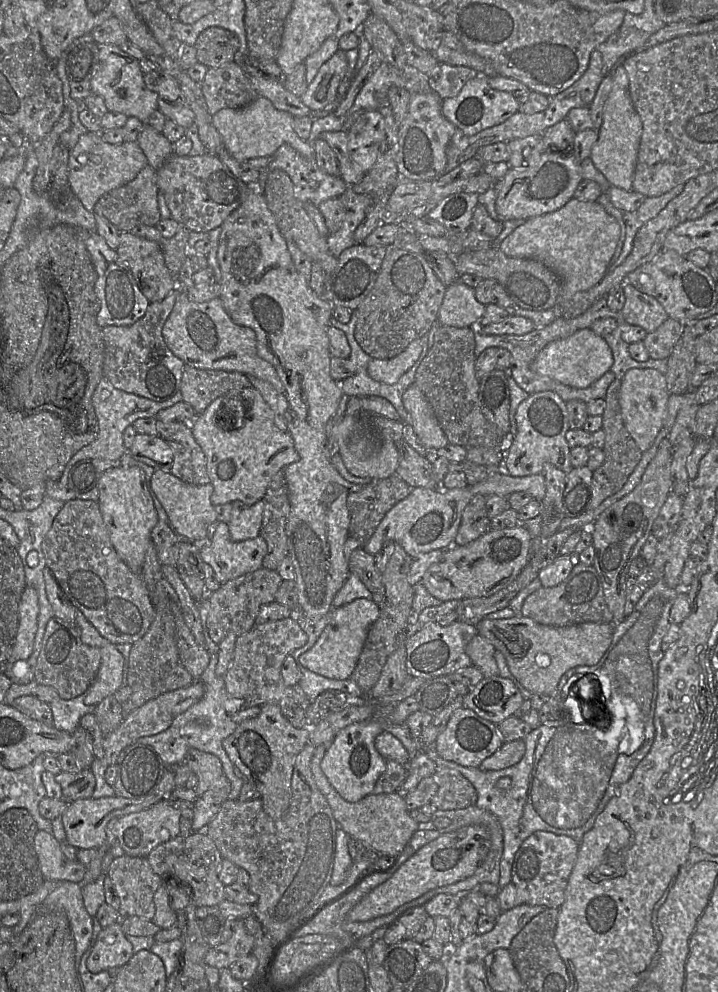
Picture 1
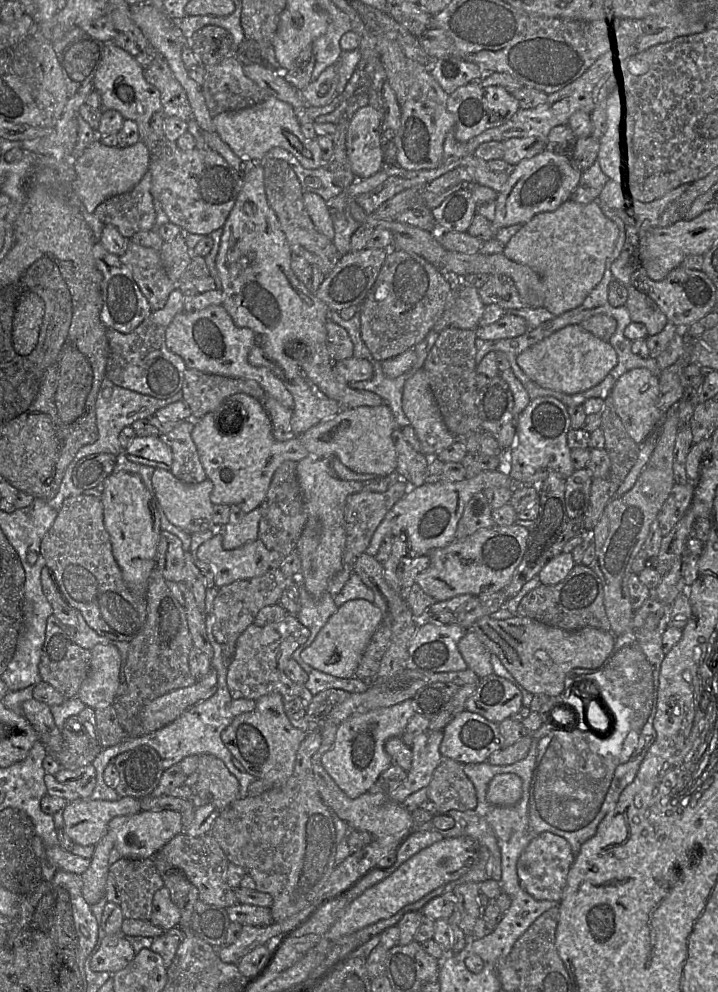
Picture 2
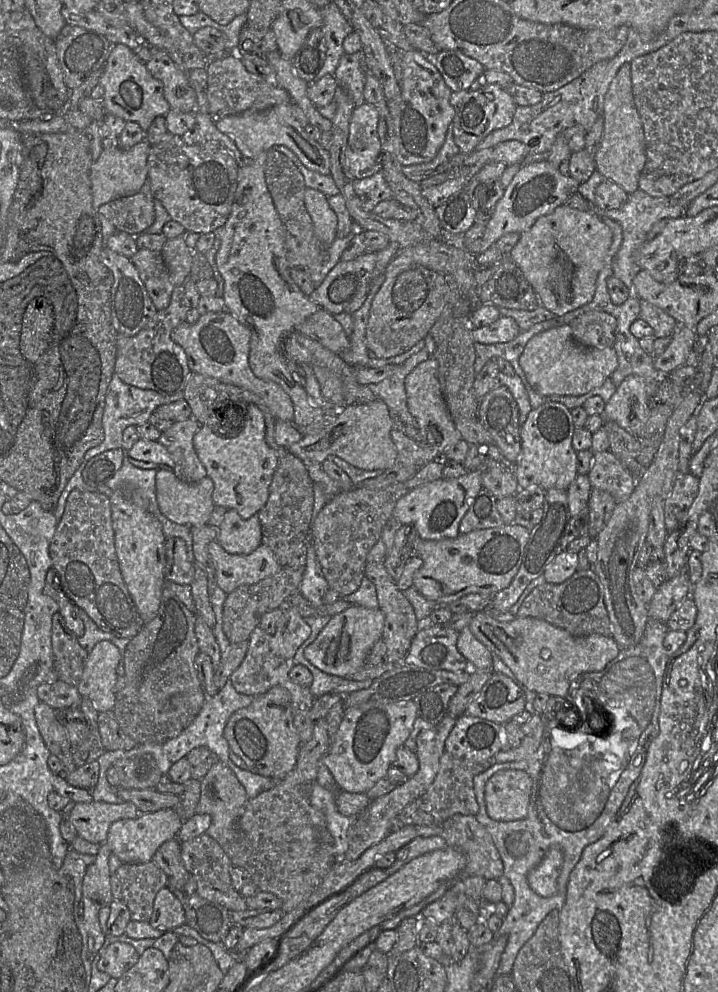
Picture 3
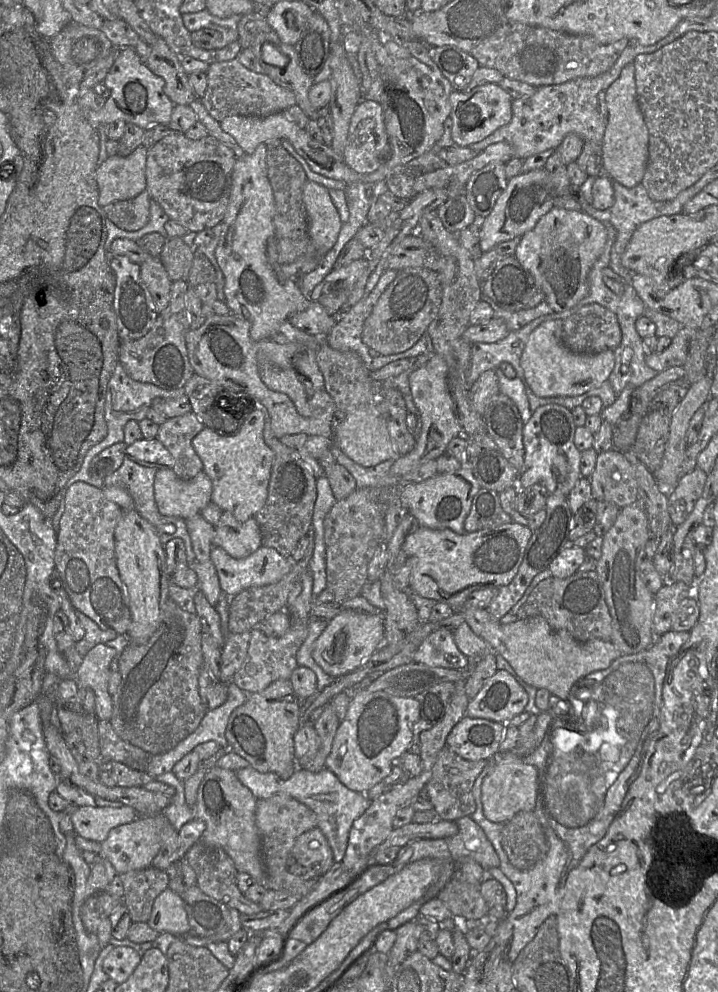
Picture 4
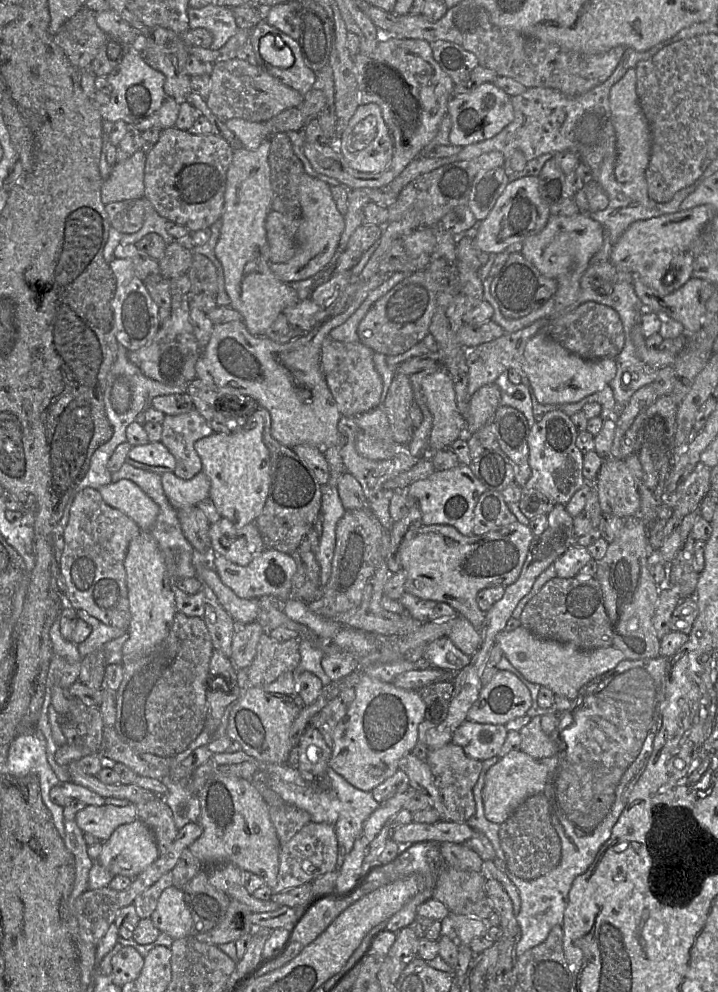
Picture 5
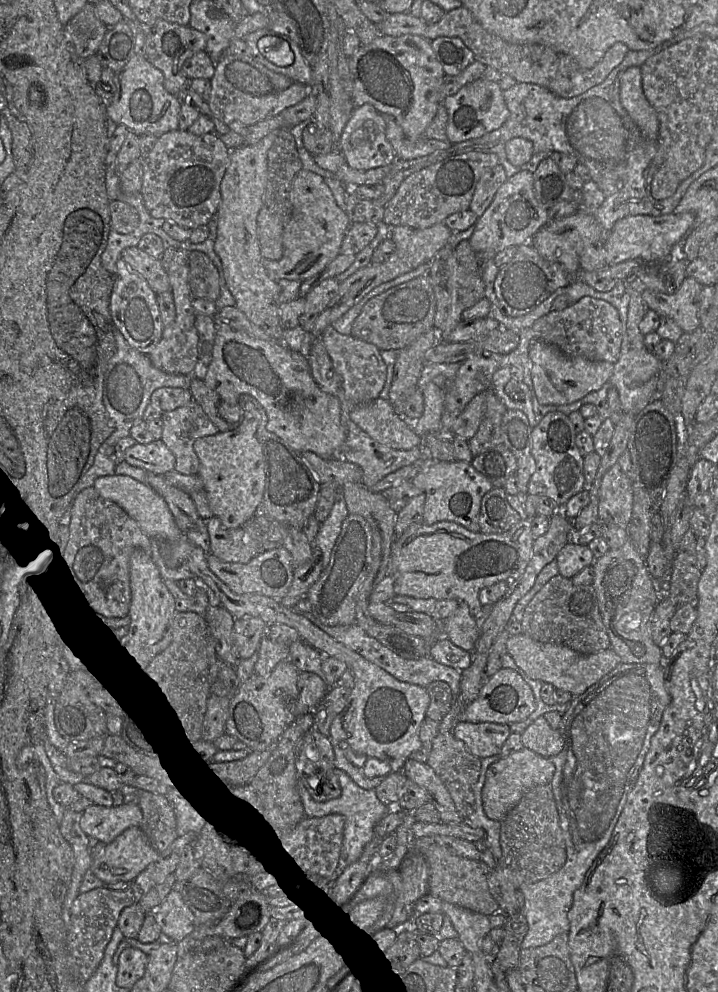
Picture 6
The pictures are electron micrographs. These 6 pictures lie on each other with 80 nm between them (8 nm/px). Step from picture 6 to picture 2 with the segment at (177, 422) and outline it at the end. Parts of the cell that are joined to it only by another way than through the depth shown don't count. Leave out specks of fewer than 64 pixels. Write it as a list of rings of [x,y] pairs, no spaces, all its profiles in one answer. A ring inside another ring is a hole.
[[[192,419],[181,421],[169,433],[159,435],[160,440],[172,451],[171,473],[188,484],[200,483],[207,479],[191,436],[194,421]]]

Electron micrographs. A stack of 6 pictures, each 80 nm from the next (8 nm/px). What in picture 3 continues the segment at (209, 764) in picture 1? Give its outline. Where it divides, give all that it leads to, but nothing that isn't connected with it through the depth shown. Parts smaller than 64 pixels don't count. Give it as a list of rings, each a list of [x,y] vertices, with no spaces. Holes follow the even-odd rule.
[[[217,760],[201,780],[200,799],[196,813],[209,814],[212,818],[207,834],[215,839],[220,846],[233,843],[239,838],[237,821],[241,816],[249,798],[246,790],[235,773],[223,762]]]

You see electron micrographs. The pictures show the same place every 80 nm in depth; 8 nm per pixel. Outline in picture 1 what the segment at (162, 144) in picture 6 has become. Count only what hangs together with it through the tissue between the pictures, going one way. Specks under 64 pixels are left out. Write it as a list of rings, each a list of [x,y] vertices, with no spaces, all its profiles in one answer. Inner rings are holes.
[[[213,153],[197,156],[172,154],[156,171],[157,185],[166,200],[171,218],[193,232],[210,232],[245,200],[249,185],[235,176]]]

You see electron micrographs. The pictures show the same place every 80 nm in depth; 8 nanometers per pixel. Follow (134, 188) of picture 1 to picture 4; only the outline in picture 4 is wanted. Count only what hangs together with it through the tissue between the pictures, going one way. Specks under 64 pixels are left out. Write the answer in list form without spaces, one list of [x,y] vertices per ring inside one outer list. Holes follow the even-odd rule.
[[[144,190],[132,199],[107,204],[103,210],[107,219],[118,228],[137,231],[149,221],[151,199],[149,192]]]

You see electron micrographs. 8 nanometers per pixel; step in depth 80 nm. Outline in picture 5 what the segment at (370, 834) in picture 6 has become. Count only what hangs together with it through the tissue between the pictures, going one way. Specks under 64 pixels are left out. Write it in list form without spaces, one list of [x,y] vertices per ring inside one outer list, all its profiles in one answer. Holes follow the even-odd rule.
[[[259,764],[259,770],[265,771],[269,786],[287,804],[307,811],[315,823],[328,823],[334,827],[338,841],[336,870],[340,871],[345,857],[362,833],[364,822],[379,806],[372,793],[354,787],[330,766],[327,770],[327,775],[331,780],[329,790],[322,790],[312,785],[301,776],[297,768],[289,764]]]

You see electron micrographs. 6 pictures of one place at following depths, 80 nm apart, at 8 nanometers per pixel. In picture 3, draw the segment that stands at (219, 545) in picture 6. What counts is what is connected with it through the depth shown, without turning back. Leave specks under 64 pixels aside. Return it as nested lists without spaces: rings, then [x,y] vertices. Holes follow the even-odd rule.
[[[228,509],[218,528],[216,540],[230,554],[252,553],[262,544],[258,514],[242,519],[235,509]]]

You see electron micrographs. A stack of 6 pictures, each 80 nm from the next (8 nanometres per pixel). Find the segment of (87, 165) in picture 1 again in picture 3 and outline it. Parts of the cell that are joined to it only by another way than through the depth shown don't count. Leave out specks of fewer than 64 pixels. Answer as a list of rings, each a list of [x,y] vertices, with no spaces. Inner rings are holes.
[[[146,140],[128,150],[120,147],[104,149],[99,158],[93,162],[90,174],[93,207],[98,208],[114,199],[137,193],[148,178],[148,155],[151,144]]]

